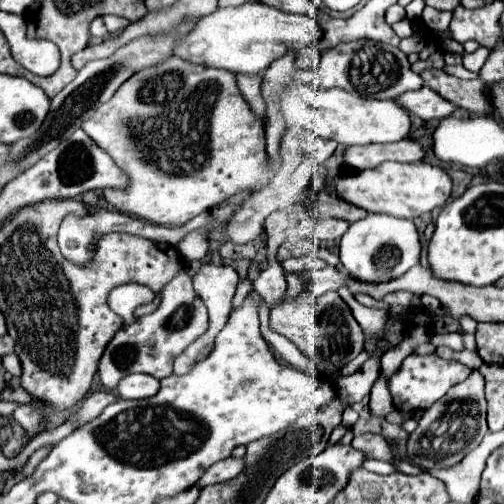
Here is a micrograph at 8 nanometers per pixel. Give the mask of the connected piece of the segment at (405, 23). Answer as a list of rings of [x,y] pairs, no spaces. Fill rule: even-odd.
[[[404,17],[402,20],[396,22],[396,24],[392,24],[392,30],[394,30],[401,39],[415,34],[408,17]]]

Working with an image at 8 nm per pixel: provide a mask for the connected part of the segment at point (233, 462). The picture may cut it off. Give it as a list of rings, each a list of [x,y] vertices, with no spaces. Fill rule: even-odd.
[[[224,458],[216,464],[212,464],[200,478],[200,482],[196,482],[198,488],[210,486],[210,484],[218,484],[218,482],[226,482],[230,478],[234,478],[236,474],[240,474],[240,470],[244,470],[244,460],[242,458]]]

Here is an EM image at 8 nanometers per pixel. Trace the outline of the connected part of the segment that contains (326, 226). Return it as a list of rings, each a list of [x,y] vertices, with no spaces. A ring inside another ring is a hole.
[[[326,218],[326,220],[320,220],[316,230],[314,230],[314,238],[316,240],[340,240],[344,236],[344,232],[350,228],[350,222],[346,220],[338,220],[338,218]]]

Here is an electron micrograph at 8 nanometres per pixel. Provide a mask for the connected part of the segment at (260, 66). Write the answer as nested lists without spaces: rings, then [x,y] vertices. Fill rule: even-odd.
[[[246,2],[236,8],[218,8],[216,12],[202,16],[196,28],[178,44],[176,54],[192,64],[224,68],[236,74],[260,74],[288,52],[316,46],[320,40],[322,30],[314,18],[282,12],[260,2]]]

